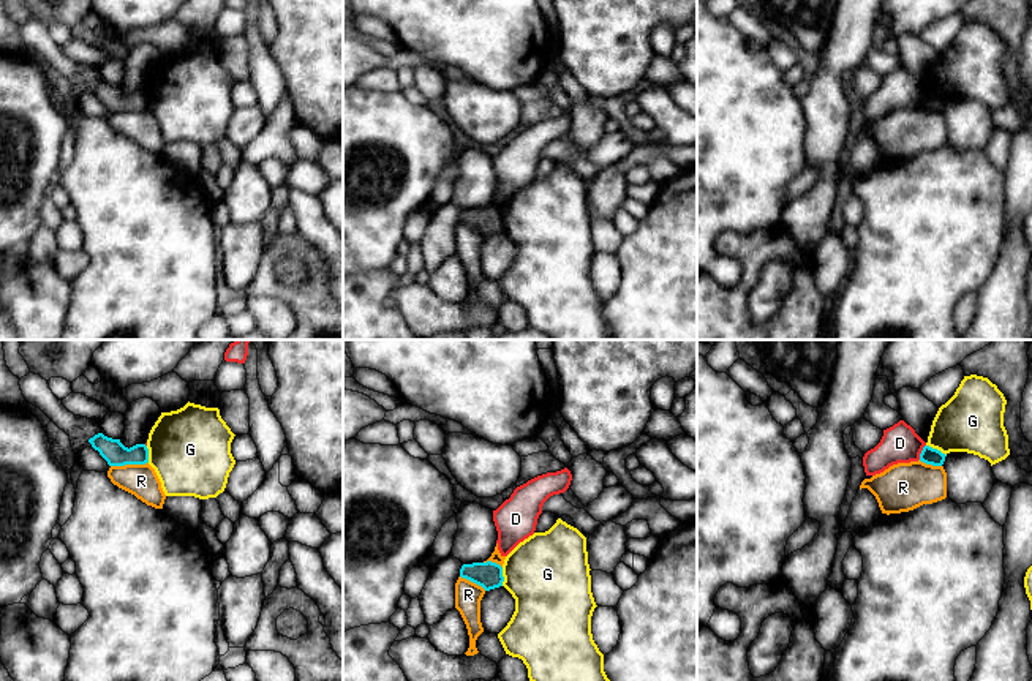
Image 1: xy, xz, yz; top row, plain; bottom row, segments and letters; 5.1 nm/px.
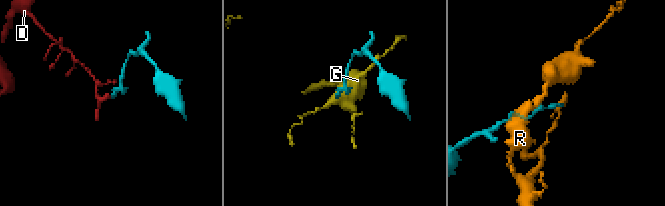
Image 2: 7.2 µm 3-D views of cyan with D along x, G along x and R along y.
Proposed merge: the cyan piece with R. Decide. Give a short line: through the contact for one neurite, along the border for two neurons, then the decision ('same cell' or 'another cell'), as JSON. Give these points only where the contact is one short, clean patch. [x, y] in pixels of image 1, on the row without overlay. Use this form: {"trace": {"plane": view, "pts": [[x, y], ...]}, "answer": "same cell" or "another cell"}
{"trace": {"plane": "xy", "pts": [[147, 108], [111, 112]]}, "answer": "another cell"}

